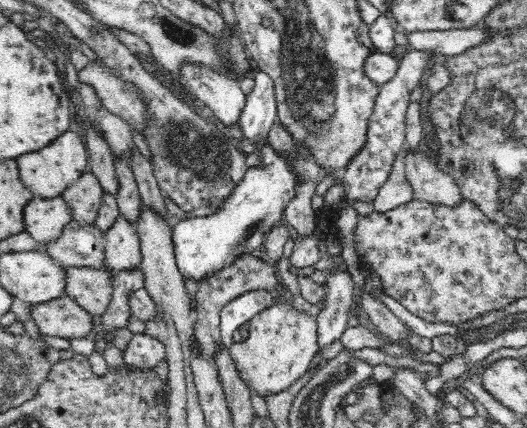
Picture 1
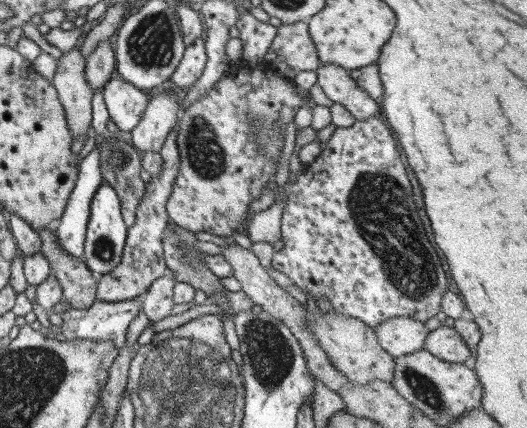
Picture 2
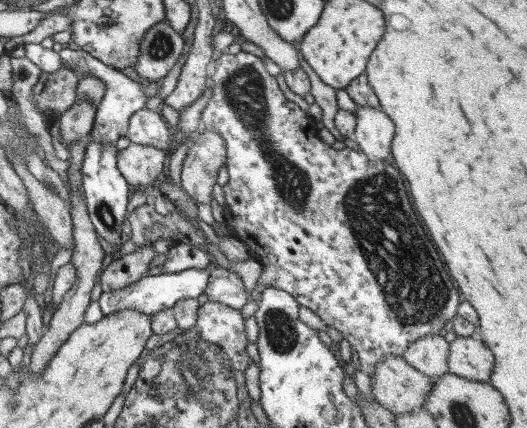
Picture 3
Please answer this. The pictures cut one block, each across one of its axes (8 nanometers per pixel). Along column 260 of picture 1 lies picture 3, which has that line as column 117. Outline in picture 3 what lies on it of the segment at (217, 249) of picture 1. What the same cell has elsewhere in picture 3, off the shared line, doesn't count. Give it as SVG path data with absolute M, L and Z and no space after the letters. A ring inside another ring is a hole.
M88 141L84 148L81 163L81 191L91 224L97 235L105 239L111 246L120 244L120 232L126 216L127 199L131 194L127 182L116 167L116 154L113 143Z

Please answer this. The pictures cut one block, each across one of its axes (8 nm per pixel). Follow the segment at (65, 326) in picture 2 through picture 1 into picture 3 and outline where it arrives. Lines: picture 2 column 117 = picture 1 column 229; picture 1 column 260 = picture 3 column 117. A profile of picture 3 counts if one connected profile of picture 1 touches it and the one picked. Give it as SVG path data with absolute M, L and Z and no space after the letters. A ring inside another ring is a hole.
M213 267L202 269L190 268L173 274L145 275L137 280L137 282L124 286L123 288L102 292L98 298L102 316L109 316L113 312L124 311L125 309L135 309L137 314L152 316L160 310L170 310L170 307L182 298L196 299L204 292L207 281L210 279L211 269Z

